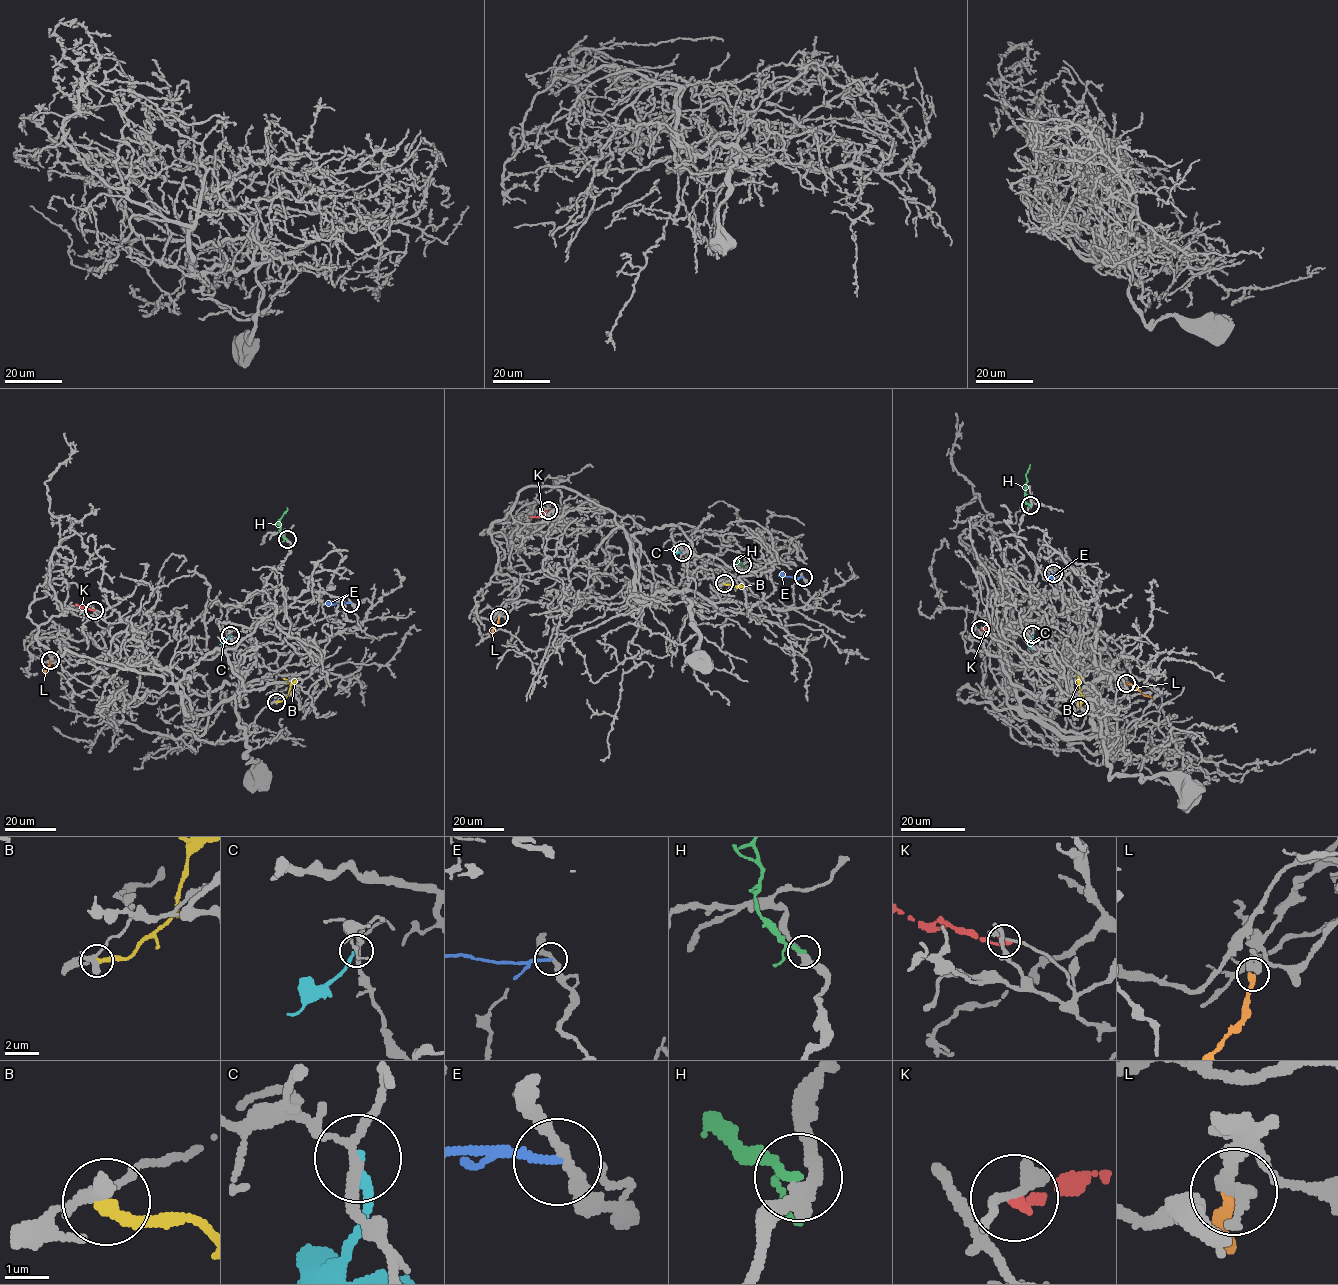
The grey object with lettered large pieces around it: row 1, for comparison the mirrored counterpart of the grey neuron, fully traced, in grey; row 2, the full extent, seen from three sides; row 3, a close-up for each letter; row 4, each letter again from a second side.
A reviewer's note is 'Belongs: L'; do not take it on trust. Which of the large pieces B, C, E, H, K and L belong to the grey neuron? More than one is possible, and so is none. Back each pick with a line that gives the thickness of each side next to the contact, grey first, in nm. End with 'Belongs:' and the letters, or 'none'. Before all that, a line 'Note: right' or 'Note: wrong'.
Note: right
L: Thickness 300 nm (grey) against 300 nm
Belongs: L

